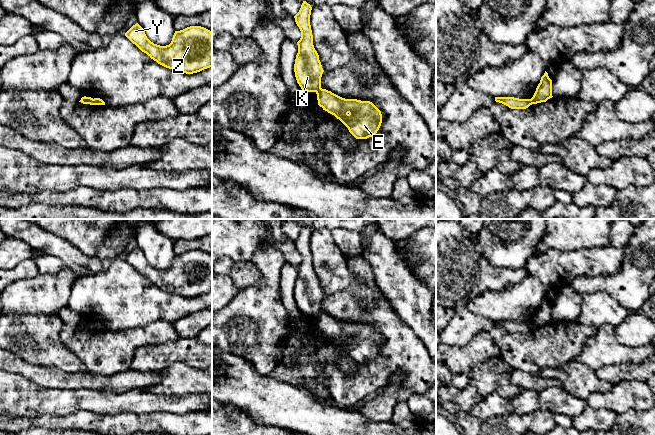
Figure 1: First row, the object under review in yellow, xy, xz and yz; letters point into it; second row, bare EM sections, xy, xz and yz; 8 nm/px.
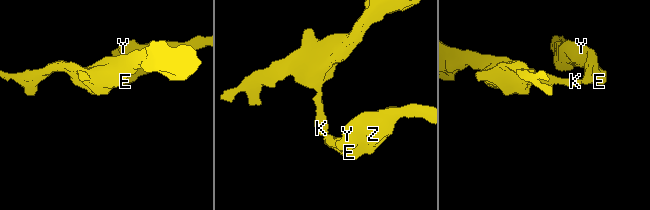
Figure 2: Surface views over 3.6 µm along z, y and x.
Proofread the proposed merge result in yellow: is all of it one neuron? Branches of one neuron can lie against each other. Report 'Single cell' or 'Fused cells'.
Fused cells

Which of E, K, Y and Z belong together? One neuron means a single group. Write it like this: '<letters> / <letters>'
E Y Z / K

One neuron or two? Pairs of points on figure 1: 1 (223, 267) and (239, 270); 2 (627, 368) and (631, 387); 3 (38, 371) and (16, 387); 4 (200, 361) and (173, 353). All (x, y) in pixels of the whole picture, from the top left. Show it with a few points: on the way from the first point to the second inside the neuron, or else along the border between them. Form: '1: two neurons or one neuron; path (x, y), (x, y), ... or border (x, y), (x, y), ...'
1: one neuron; path (227, 267), (235, 270)
2: two neurons; border (644, 381), (620, 380), (613, 385)
3: two neurons; border (10, 372), (21, 374), (35, 383), (49, 388)
4: one neuron; path (193, 354), (180, 353)

